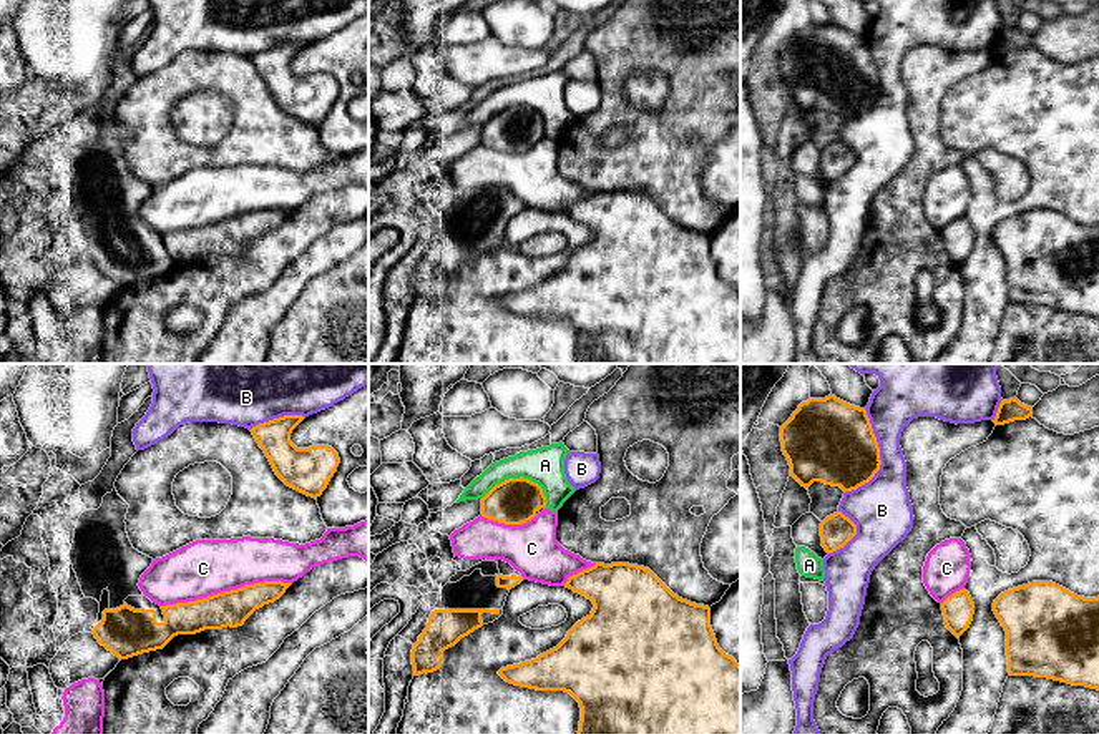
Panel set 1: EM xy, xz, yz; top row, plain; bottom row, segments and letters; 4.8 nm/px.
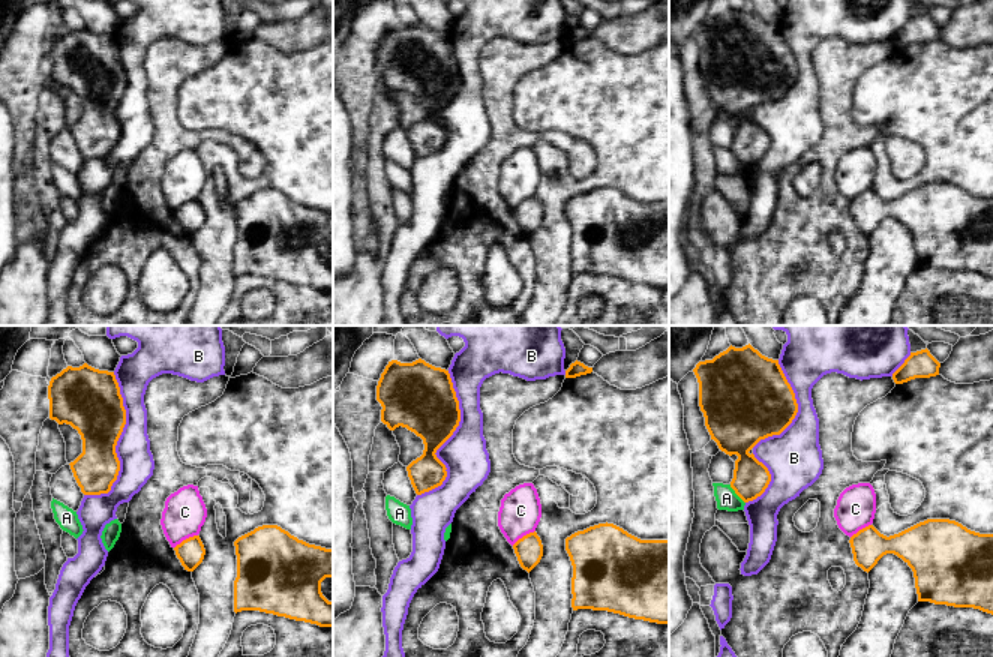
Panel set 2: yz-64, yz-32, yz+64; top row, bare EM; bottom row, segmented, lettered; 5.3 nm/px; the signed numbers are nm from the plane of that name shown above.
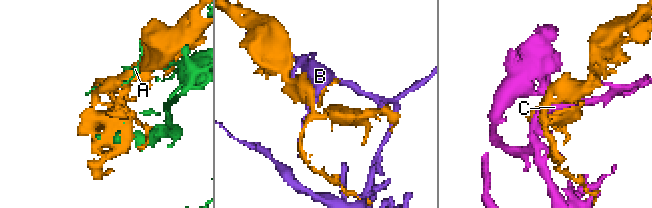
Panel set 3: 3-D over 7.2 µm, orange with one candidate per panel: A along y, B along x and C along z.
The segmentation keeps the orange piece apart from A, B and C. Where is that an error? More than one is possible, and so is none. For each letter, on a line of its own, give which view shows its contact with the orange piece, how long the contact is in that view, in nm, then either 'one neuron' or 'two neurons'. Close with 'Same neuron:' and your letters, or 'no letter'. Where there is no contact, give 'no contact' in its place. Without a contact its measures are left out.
A: meets orange in xz; contact 320 nm long; two neurons
B: meets orange in yz; contact 420 nm long; two neurons
C: meets orange in xy; contact 650 nm long; two neurons
Same neuron: no letter

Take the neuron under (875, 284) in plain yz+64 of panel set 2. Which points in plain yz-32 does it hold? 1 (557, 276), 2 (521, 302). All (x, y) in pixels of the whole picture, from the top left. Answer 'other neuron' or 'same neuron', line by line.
1: same neuron
2: other neuron

